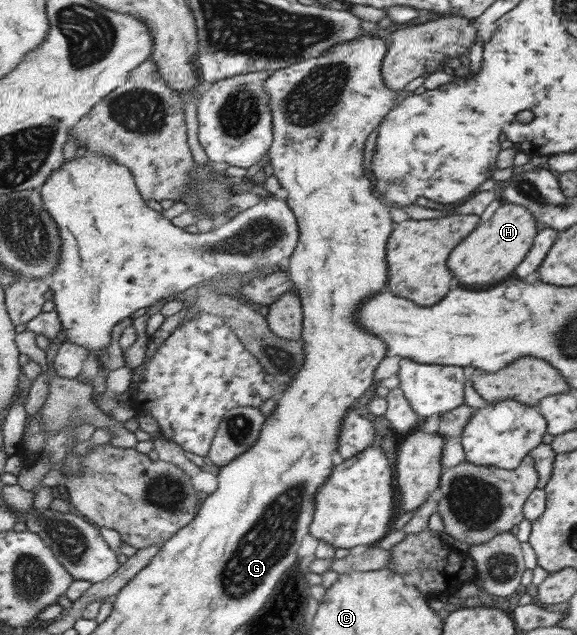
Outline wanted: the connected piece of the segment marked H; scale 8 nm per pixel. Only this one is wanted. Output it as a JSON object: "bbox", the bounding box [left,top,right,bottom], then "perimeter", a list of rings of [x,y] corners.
{"bbox":[448,202,539,286],"perimeter":[[[505,202],[488,220],[479,221],[472,232],[450,252],[448,270],[460,284],[466,286],[498,284],[498,280],[513,276],[512,270],[524,260],[539,229],[539,224],[528,209]]]}

